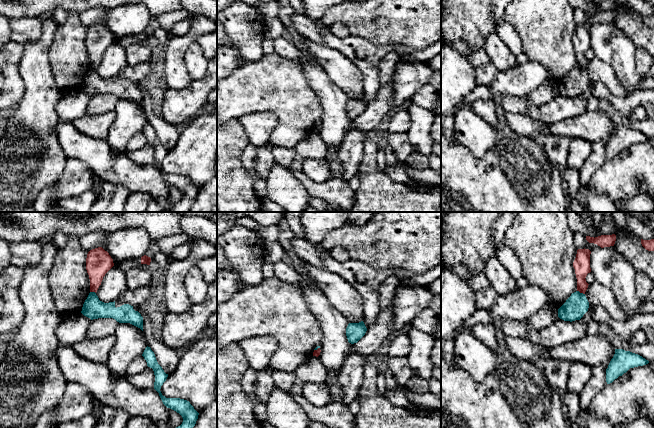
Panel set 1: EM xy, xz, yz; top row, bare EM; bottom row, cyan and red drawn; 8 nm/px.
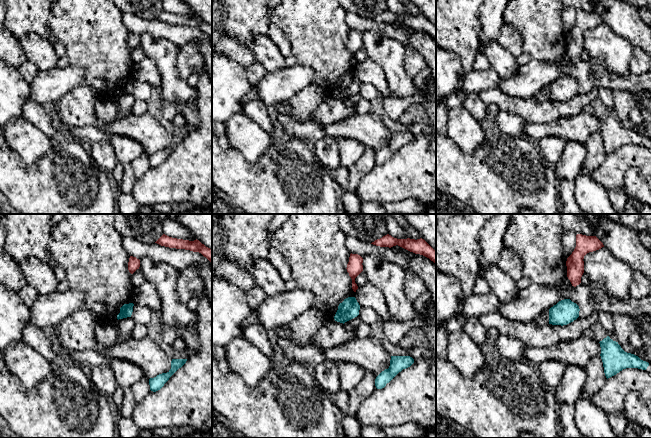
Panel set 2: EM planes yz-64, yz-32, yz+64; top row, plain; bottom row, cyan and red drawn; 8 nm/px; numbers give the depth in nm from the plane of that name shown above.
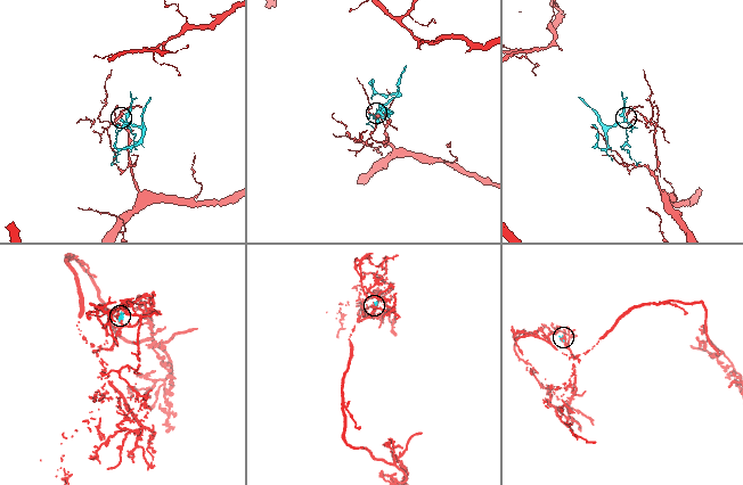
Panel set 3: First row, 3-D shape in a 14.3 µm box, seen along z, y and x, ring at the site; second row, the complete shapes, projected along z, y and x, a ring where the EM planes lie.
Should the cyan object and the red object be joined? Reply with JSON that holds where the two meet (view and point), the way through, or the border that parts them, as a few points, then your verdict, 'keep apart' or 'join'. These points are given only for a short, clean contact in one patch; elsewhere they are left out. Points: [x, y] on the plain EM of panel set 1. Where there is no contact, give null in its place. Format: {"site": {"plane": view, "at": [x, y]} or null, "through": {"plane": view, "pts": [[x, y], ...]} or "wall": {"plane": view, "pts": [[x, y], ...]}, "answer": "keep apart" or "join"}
{"site": {"plane": "yz", "at": [581, 69]}, "wall": {"plane": "yz", "pts": [[577, 66], [584, 70]]}, "answer": "keep apart"}

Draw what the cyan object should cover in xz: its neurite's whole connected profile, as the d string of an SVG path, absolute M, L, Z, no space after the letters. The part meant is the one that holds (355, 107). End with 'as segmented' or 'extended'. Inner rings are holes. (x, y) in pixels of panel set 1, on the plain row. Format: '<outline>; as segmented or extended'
M363 97L359 99L349 99L346 104L346 112L351 120L357 119L366 109L367 104Z; as segmented

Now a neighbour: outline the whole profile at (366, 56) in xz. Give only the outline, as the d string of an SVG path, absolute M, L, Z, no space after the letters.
M315 21L320 28L323 41L326 46L342 52L362 72L364 78L363 98L366 104L375 100L380 88L378 78L378 64L384 55L395 49L396 44L375 46L367 40L355 36L343 39L334 36L330 29L320 21Z

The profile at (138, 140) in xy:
M140 131L129 140L126 146L126 152L129 153L138 150L142 148L144 145L146 145L147 143L148 142L146 136L142 131Z

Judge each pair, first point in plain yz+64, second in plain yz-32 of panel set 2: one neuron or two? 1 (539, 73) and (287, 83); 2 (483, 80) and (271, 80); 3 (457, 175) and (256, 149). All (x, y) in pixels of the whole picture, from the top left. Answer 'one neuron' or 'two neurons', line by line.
1: one neuron
2: two neurons
3: two neurons

